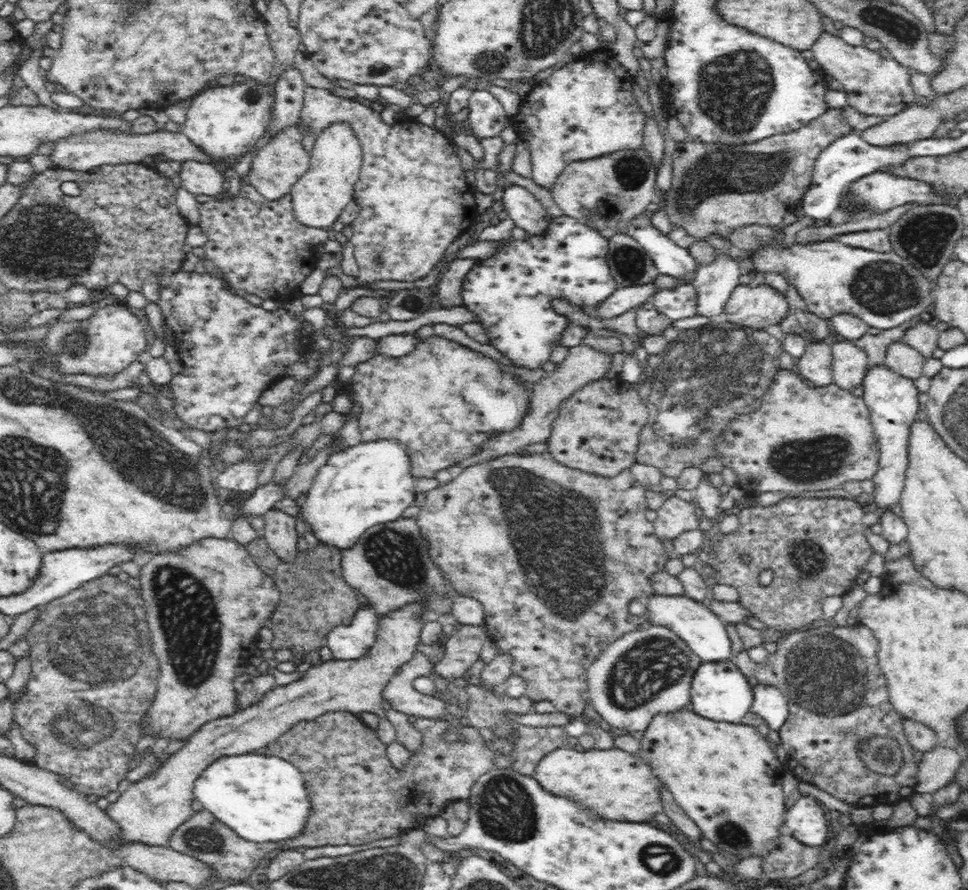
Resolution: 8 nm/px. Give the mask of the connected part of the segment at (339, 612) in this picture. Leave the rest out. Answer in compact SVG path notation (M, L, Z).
M258 534L245 544L249 555L262 567L270 578L275 580L281 592L281 602L272 614L272 632L275 634L273 646L280 643L281 648L294 649L297 657L306 657L312 650L326 646L326 635L342 624L349 624L358 608L361 607L354 590L345 582L342 575L341 549L319 542L312 548L298 550L294 562L286 562L272 552Z

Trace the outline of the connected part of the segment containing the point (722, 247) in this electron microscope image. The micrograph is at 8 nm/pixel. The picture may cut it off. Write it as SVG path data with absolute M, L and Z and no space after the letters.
M709 237L705 242L716 253L709 263L698 268L691 284L697 292L698 314L710 318L723 312L741 274L735 249L728 239Z

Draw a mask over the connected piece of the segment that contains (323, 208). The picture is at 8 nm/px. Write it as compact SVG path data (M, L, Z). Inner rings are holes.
M336 122L324 129L316 138L308 171L289 192L292 196L294 217L310 228L331 229L334 222L339 220L344 207L353 200L354 186L361 175L361 158L361 142L348 123Z

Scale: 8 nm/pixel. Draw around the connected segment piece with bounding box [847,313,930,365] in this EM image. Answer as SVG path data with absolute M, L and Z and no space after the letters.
M918 313L898 326L893 326L886 330L880 329L880 332L876 336L861 336L857 339L847 339L847 341L856 346L856 348L861 348L867 354L870 365L884 365L888 346L896 344L896 342L903 342L904 332L908 328L912 328L912 326L916 326L916 324L926 321L929 318L927 315Z

